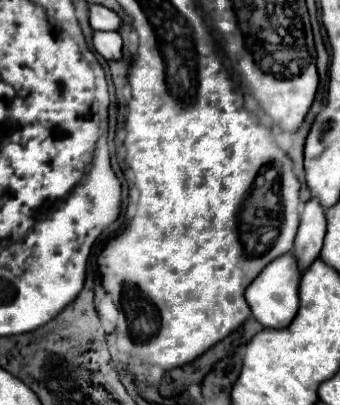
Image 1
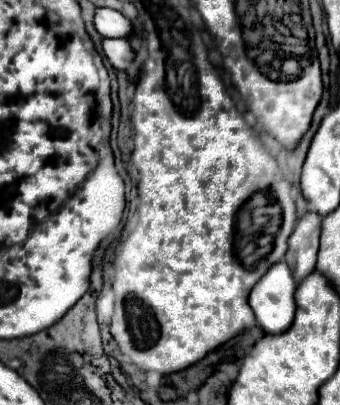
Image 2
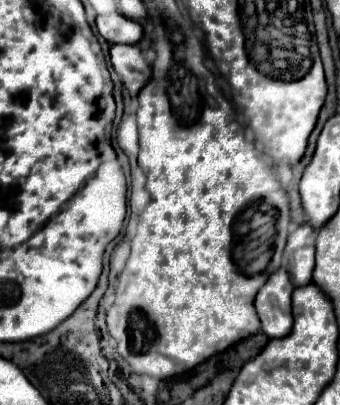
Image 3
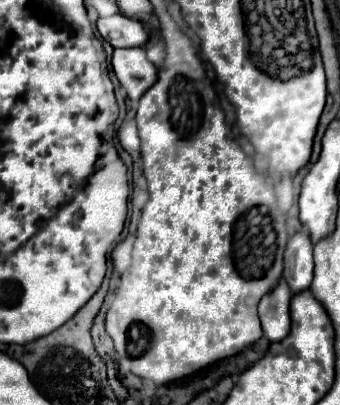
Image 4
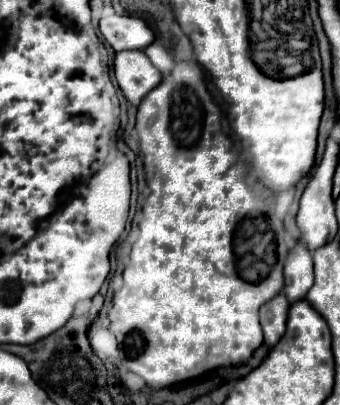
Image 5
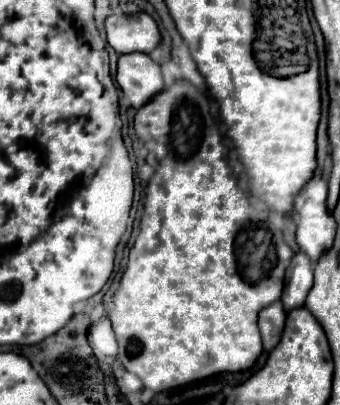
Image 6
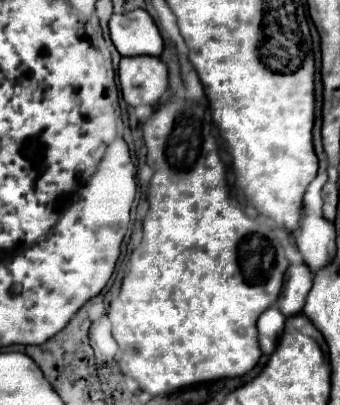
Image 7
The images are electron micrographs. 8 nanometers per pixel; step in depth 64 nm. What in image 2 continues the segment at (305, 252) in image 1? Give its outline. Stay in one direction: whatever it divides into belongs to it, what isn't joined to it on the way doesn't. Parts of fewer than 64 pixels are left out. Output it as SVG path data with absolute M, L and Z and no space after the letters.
M306 210L300 216L296 230L288 240L290 248L284 258L294 260L292 272L298 282L316 268L316 256L318 256L318 248L320 248L320 224L322 224L320 216L312 210Z

